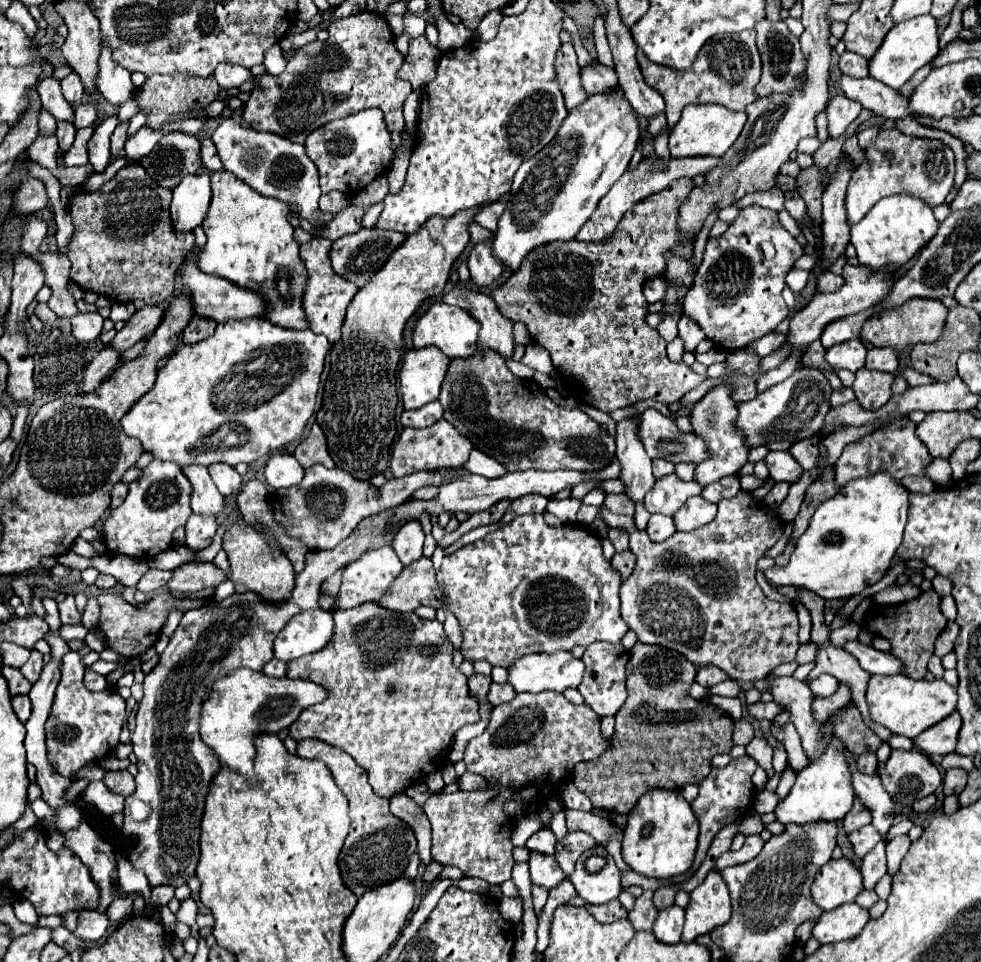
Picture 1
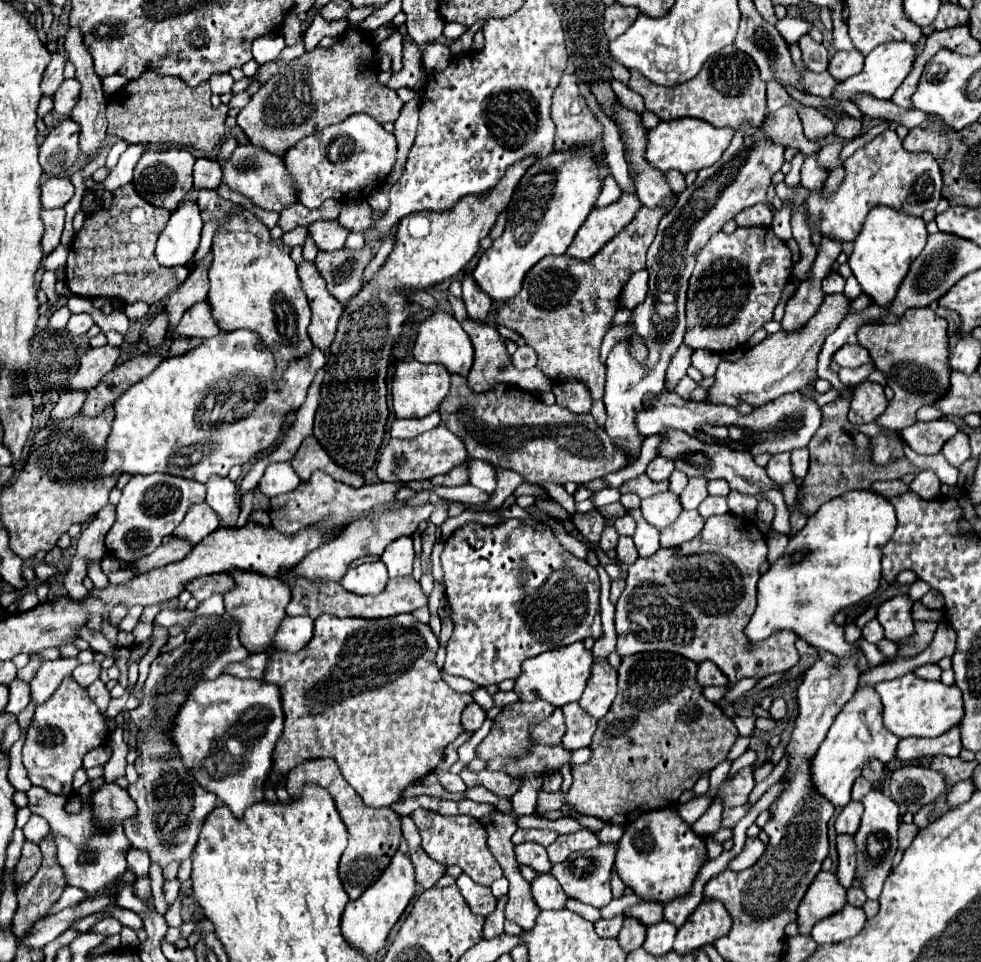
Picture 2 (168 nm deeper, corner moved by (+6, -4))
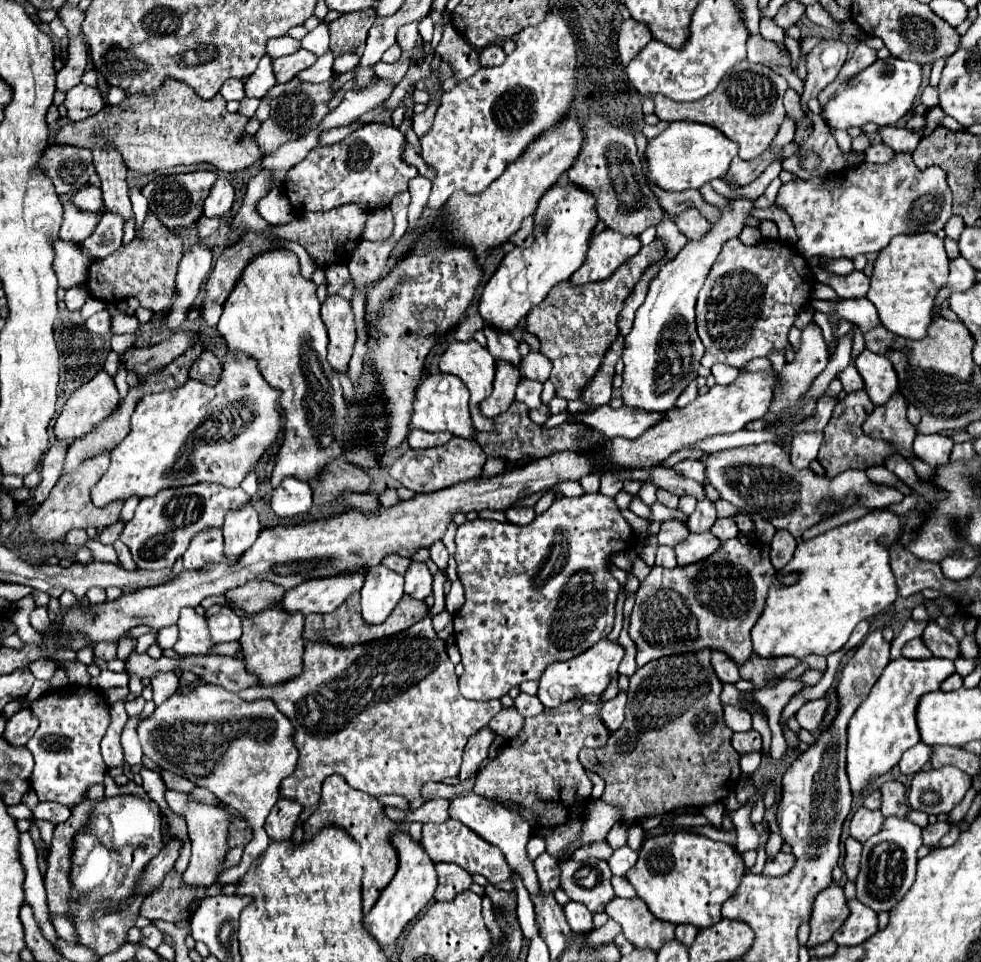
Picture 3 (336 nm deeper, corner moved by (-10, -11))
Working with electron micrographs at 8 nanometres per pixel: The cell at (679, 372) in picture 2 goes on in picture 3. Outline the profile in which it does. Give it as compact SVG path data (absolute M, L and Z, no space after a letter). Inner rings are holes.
M692 381L692 383L686 387L686 391L678 397L676 407L686 407L686 405L688 405L688 403L692 403L696 397L698 397L698 387L696 387L696 383Z

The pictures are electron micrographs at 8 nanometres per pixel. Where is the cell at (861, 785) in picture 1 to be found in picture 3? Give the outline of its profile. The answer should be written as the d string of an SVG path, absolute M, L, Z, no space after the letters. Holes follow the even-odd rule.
M890 817L884 821L884 829L868 839L862 849L860 859L860 873L856 877L856 897L872 911L892 911L892 907L908 893L916 877L916 863L918 863L918 849L922 847L922 831L918 825Z

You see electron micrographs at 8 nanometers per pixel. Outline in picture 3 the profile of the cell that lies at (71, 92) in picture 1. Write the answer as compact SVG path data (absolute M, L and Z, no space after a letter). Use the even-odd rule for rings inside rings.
M80 83L66 93L64 105L68 109L70 121L84 121L86 117L96 115L104 107L104 101L96 87L88 87Z

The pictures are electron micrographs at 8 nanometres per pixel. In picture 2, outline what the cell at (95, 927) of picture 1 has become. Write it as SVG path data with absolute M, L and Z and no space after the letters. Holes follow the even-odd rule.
M102 918L102 920L98 920L98 922L90 928L90 932L110 936L110 934L118 934L120 928L122 928L122 924L120 924L116 918Z

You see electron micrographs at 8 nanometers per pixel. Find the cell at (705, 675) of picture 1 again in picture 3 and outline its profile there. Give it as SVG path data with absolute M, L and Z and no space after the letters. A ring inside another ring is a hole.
M712 651L712 667L722 683L736 683L740 679L738 665L720 651Z

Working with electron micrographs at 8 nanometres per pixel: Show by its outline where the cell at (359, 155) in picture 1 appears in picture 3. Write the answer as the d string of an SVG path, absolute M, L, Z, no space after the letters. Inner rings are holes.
M368 123L334 145L316 147L308 157L288 171L284 195L296 211L330 211L346 203L356 203L366 211L390 205L392 197L408 189L408 181L418 175L416 167L402 159L406 137L392 125Z

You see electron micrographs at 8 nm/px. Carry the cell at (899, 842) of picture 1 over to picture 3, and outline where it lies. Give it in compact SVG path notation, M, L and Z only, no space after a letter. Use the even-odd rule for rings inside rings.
M938 821L938 823L934 823L934 825L928 825L928 827L922 831L924 845L936 845L948 831L950 831L950 823L944 823L944 821Z

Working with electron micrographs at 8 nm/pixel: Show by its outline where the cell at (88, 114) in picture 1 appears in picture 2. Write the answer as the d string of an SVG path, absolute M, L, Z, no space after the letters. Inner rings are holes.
M70 118L62 120L54 130L48 132L44 144L40 146L40 166L46 174L64 174L68 172L78 154L78 124Z

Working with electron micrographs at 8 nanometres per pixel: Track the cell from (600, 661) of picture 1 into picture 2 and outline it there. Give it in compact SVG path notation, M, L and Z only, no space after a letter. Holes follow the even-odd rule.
M594 658L592 676L578 704L590 716L600 720L610 710L614 696L616 696L616 668L612 668L606 658Z

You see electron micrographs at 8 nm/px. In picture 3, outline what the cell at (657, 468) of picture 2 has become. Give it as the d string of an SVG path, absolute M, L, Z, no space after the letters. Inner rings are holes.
M686 459L686 461L680 461L678 465L674 465L674 471L688 477L688 479L694 479L698 483L704 483L706 481L706 467L702 461L694 461L694 459Z

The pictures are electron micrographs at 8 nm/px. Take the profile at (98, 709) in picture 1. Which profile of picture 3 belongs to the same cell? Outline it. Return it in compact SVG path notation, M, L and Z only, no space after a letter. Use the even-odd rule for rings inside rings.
M69 685L59 690L74 695L64 697L64 691L44 693L30 707L40 721L34 737L26 743L36 761L34 771L30 775L30 787L36 791L40 801L74 807L84 801L88 785L102 783L104 773L108 769L100 755L100 741L108 729L110 713L104 694L90 686L87 689L84 686Z

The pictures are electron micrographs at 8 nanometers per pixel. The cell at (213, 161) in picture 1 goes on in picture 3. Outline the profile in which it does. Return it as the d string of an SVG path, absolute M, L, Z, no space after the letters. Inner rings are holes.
M222 177L214 183L208 199L204 201L204 215L222 217L232 209L232 201L234 201L234 189L232 189L230 181Z

